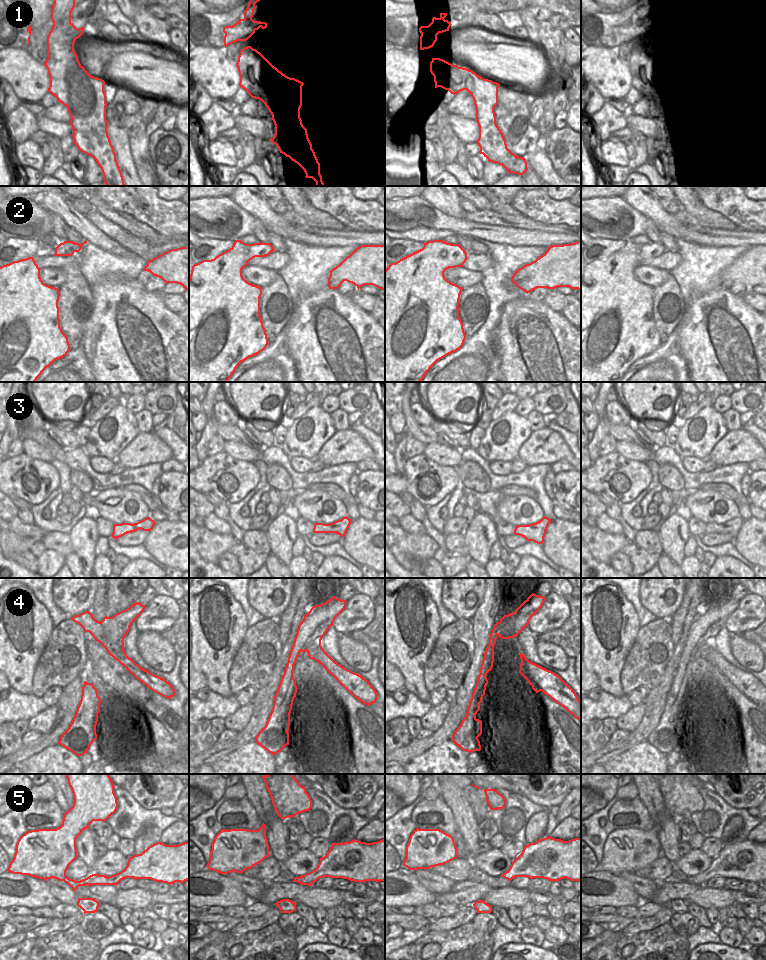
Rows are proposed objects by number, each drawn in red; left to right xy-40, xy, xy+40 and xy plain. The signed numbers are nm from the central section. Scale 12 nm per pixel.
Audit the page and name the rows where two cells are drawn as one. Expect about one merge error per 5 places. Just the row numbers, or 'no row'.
4

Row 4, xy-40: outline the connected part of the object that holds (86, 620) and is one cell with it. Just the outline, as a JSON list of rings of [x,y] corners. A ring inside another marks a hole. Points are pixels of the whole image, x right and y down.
[[[89,611],[75,615],[71,619],[79,624],[85,632],[89,632],[97,642],[102,644],[110,656],[123,665],[137,680],[145,684],[153,692],[167,699],[175,696],[176,692],[169,682],[141,668],[127,656],[124,650],[124,642],[110,643],[106,641],[105,627]]]

